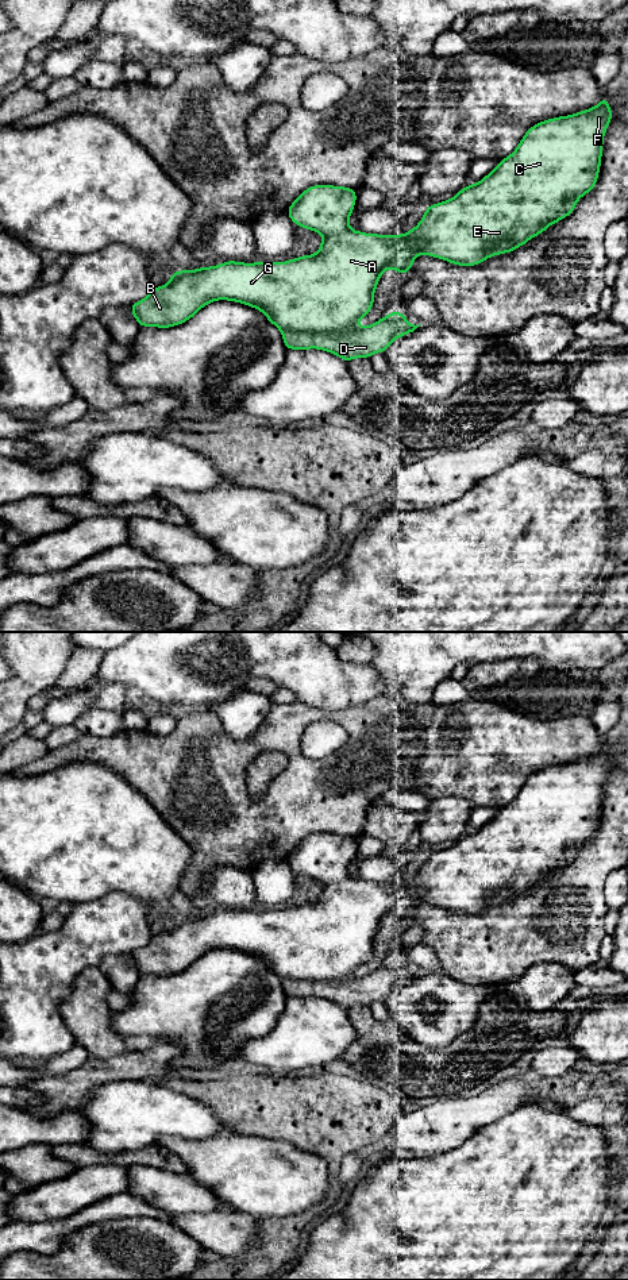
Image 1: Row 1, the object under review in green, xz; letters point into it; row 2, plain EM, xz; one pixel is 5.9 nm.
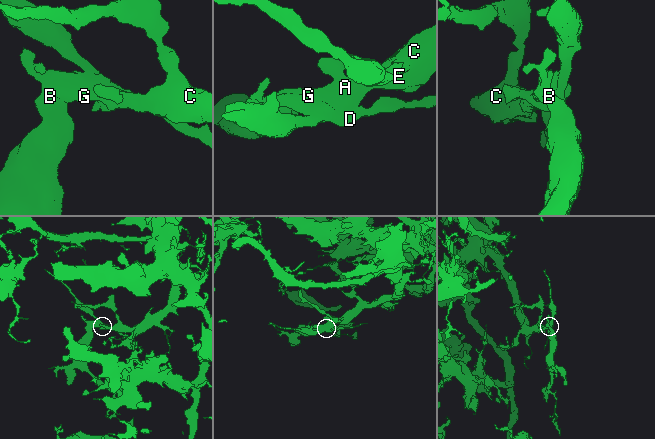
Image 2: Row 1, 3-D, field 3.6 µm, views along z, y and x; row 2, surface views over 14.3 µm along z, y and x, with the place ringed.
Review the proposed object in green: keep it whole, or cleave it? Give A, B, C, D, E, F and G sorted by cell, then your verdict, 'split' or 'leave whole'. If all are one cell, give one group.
A B C E F G / D; split

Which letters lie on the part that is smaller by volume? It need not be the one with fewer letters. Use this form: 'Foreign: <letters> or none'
Foreign: D

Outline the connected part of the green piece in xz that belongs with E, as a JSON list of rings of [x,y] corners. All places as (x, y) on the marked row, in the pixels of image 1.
[[[602,96],[600,104],[593,108],[543,120],[529,127],[516,150],[500,161],[494,170],[479,182],[466,185],[452,198],[427,207],[419,224],[404,235],[388,236],[352,231],[348,219],[357,203],[357,189],[334,185],[309,186],[289,205],[286,213],[297,227],[324,236],[316,254],[276,263],[227,261],[212,267],[178,270],[170,274],[170,281],[165,286],[154,286],[147,297],[130,305],[131,313],[139,327],[170,328],[190,320],[209,302],[228,300],[259,309],[281,332],[331,335],[352,331],[357,323],[371,311],[375,288],[386,269],[394,269],[404,277],[419,254],[458,266],[477,266],[493,255],[508,254],[524,246],[551,224],[570,216],[577,207],[577,200],[592,192],[597,184],[604,135],[612,117],[609,99]]]

